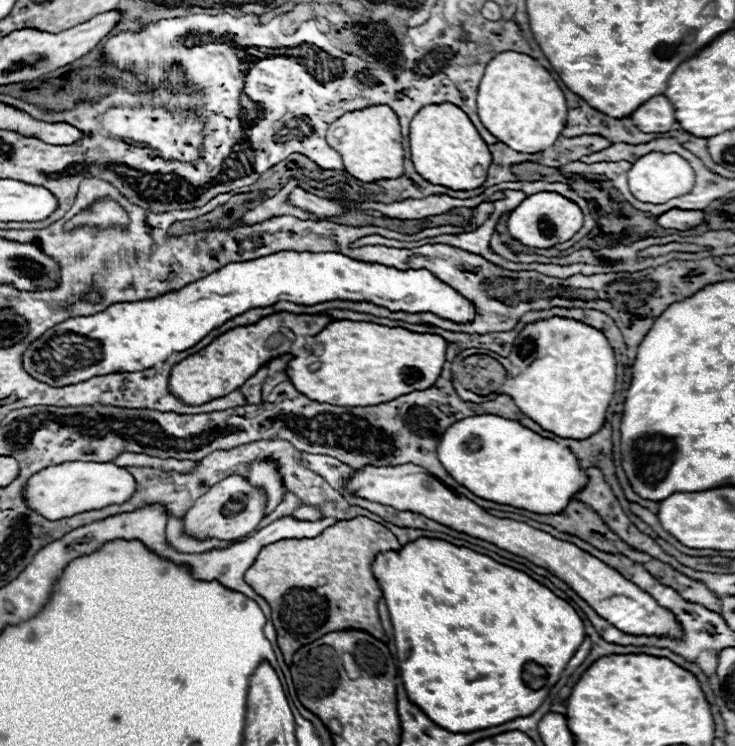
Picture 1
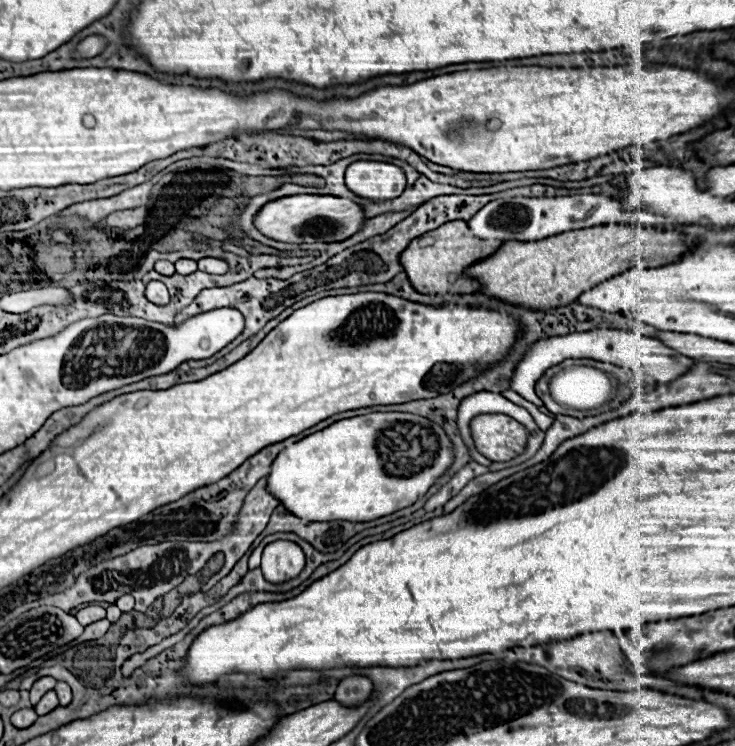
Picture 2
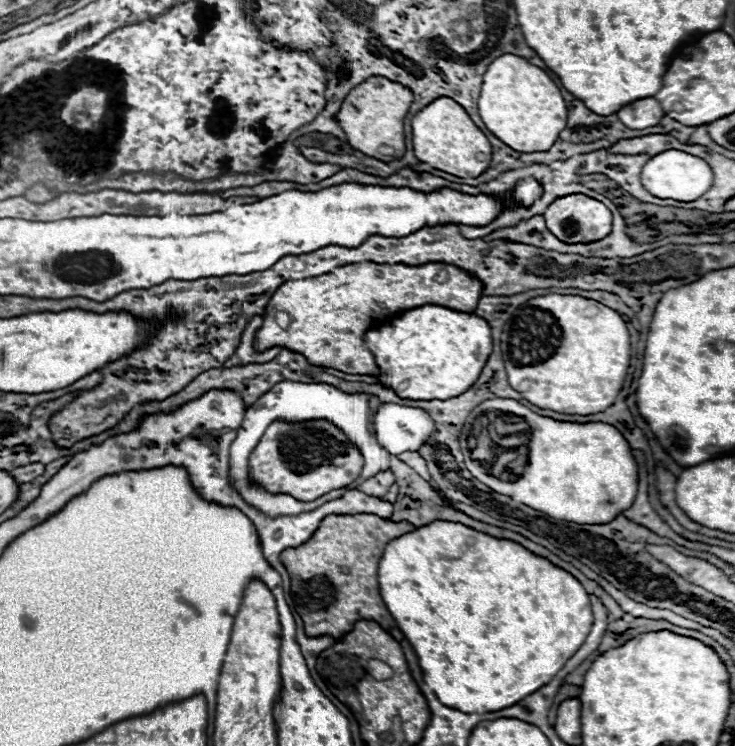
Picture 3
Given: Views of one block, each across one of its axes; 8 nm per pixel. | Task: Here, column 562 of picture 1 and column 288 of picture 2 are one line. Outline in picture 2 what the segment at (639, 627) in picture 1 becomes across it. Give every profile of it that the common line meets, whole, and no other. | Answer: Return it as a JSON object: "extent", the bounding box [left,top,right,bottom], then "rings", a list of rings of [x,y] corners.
{"extent":[262,540,306,584],"rings":[[[276,540],[264,548],[262,574],[272,584],[282,584],[296,578],[306,566],[304,552],[298,544],[288,540]]]}

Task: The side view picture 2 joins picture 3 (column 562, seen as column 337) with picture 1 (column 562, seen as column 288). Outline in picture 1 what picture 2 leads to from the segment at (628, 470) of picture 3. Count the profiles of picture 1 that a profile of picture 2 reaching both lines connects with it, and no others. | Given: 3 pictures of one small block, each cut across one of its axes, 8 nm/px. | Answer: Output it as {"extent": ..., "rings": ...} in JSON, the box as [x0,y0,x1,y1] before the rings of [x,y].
{"extent":[438,414,588,514],"rings":[[[496,414],[470,416],[448,428],[438,446],[438,458],[472,494],[536,514],[560,514],[572,494],[588,484],[588,474],[570,448]]]}

